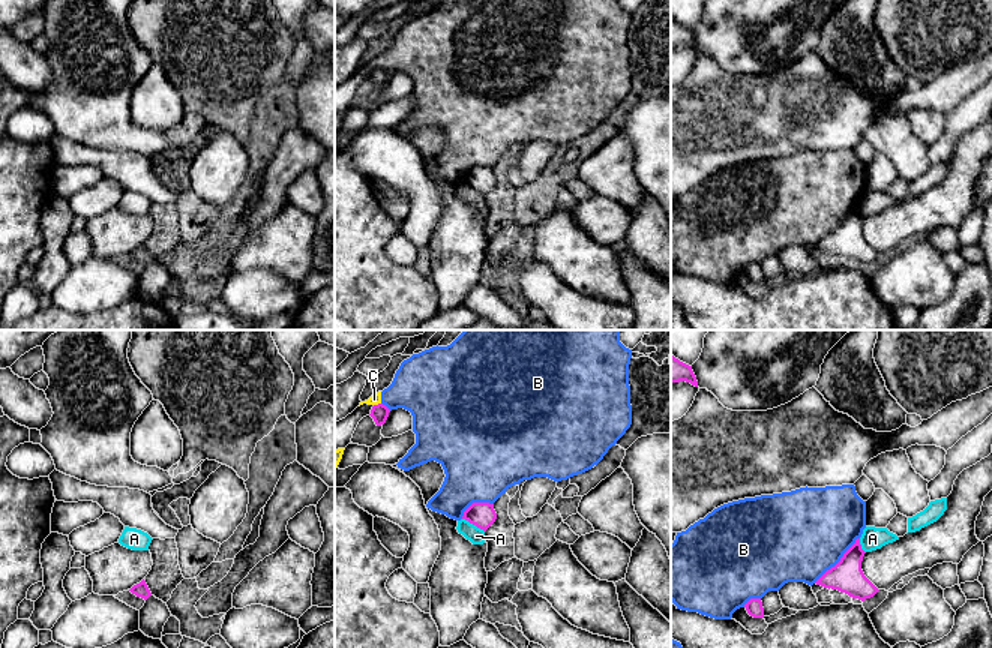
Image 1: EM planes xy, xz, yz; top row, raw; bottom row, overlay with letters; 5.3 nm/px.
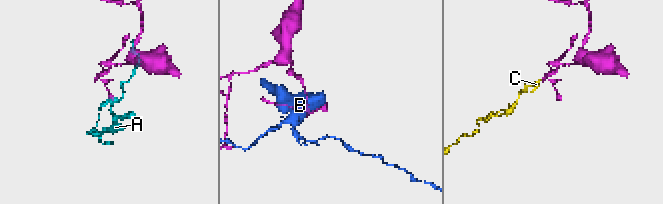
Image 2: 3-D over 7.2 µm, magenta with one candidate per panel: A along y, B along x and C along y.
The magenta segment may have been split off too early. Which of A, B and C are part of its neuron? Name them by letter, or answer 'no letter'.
no letter

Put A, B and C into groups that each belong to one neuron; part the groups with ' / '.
A / B C

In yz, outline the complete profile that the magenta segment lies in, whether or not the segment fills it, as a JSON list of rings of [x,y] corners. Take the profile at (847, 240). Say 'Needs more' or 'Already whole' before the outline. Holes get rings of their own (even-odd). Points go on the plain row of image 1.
Already whole. [[[857,202],[855,207],[843,218],[840,225],[827,234],[815,248],[828,254],[837,254],[861,266],[873,261],[879,254],[861,234],[864,218],[860,202]]]

